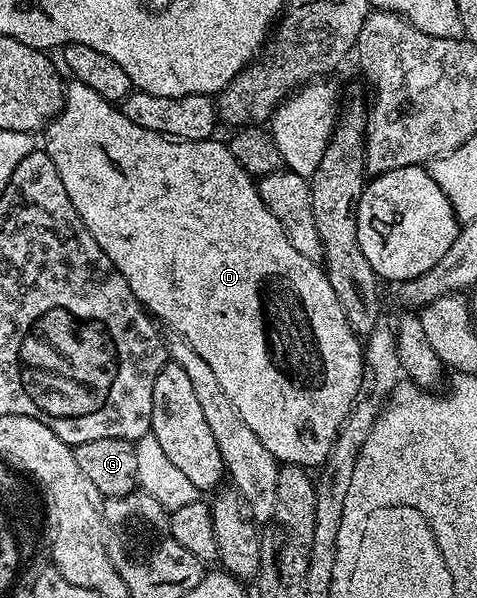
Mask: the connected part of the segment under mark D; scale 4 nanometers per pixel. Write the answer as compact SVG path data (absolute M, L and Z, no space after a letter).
M76 80L66 85L61 113L56 114L45 127L43 137L44 152L51 156L51 164L55 164L55 169L59 171L59 180L63 180L67 196L71 196L71 204L75 204L75 212L79 212L83 224L87 224L91 236L95 236L99 248L107 252L111 264L115 264L123 280L127 280L137 301L158 323L166 322L176 337L191 344L191 348L195 348L195 352L199 352L199 356L211 364L215 380L219 380L223 392L227 392L227 400L235 404L235 412L243 416L243 424L247 424L247 428L251 428L251 432L263 440L263 448L267 448L267 452L271 452L278 463L306 468L320 467L335 444L343 420L361 395L366 371L363 342L345 318L343 304L339 304L339 296L335 296L335 288L331 288L324 269L318 263L307 260L307 256L301 255L291 245L291 240L287 240L283 224L279 224L279 220L271 216L271 208L263 204L254 176L240 166L230 147L224 141L217 142L213 138L204 138L201 142L183 142L147 128L139 128L135 120L127 120L124 109Z

